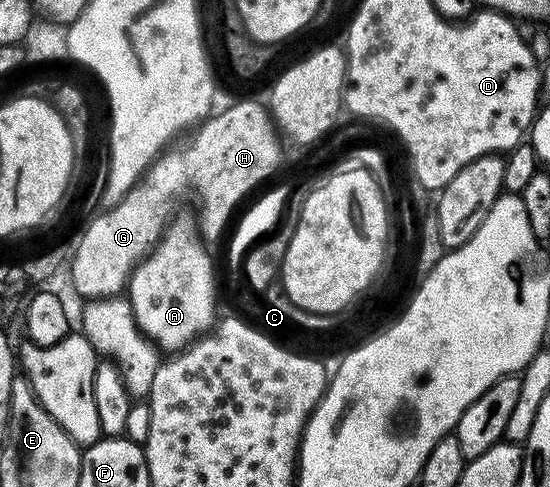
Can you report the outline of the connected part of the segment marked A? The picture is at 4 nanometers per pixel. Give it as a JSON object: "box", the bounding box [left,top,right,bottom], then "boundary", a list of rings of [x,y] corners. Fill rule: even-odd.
{"box":[126,221,218,351],"boundary":[[[174,221],[164,231],[160,242],[153,247],[152,252],[136,266],[128,278],[126,296],[132,304],[132,314],[140,332],[161,350],[183,351],[197,337],[209,332],[216,324],[218,316],[218,300],[212,296],[212,275],[217,266],[212,261],[210,249],[204,243],[196,242],[196,233],[191,232],[191,226],[182,223],[178,226]]]}

